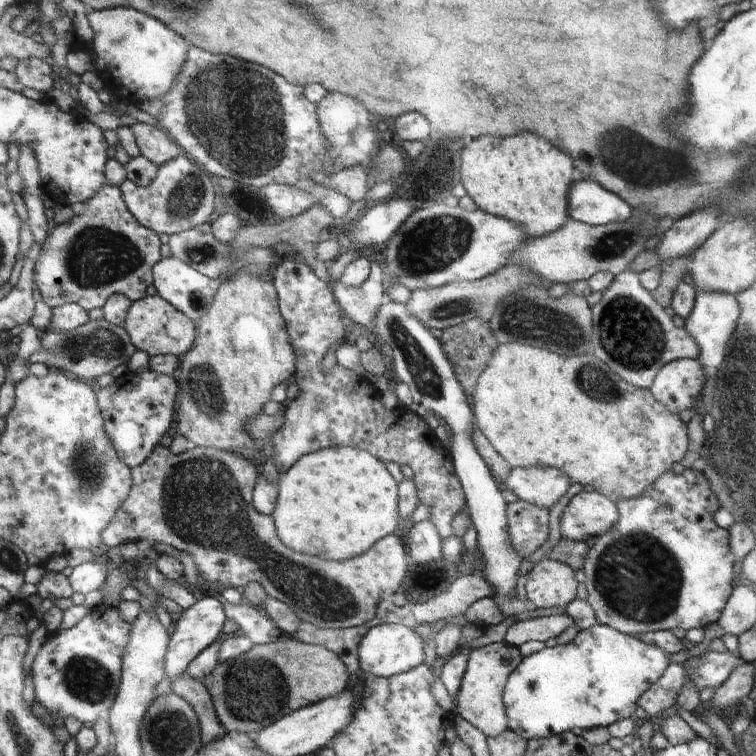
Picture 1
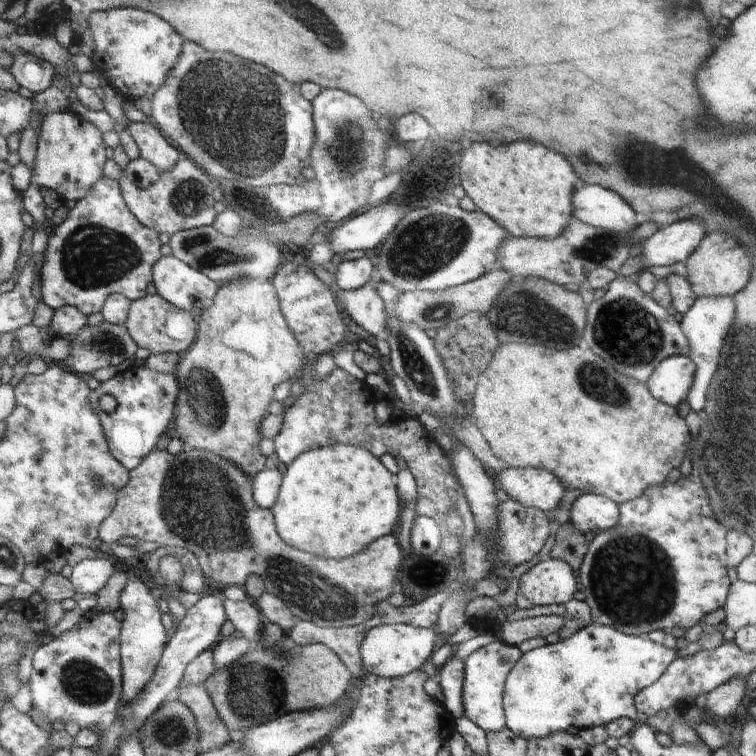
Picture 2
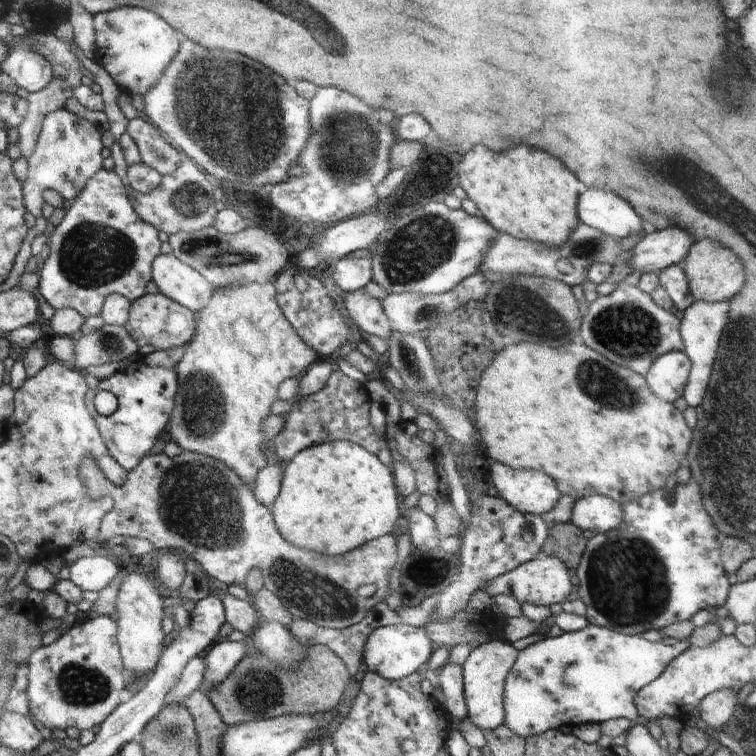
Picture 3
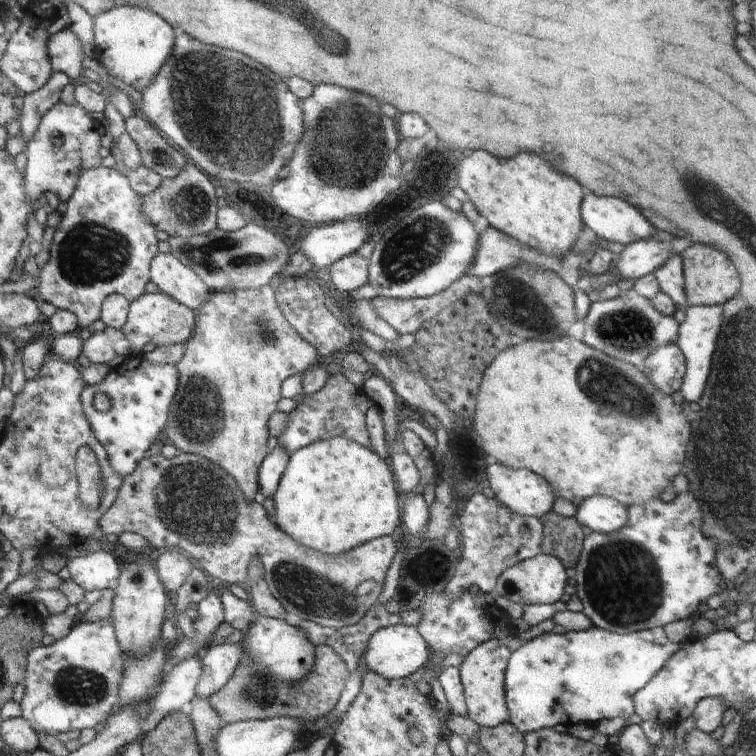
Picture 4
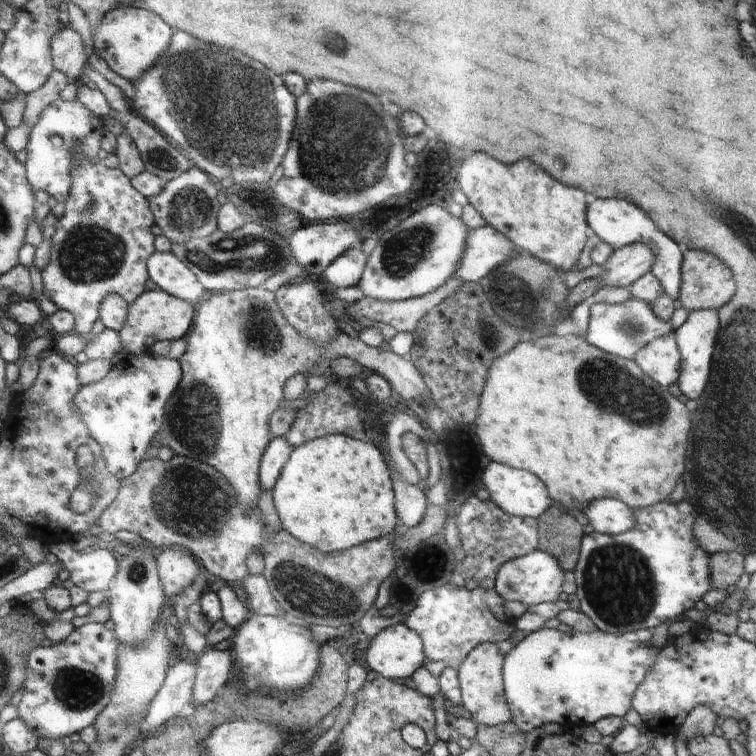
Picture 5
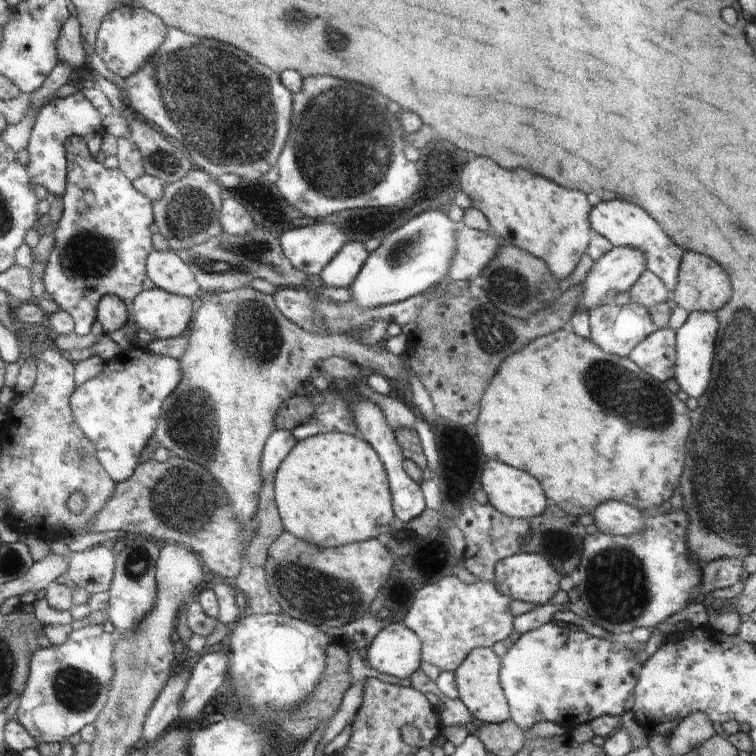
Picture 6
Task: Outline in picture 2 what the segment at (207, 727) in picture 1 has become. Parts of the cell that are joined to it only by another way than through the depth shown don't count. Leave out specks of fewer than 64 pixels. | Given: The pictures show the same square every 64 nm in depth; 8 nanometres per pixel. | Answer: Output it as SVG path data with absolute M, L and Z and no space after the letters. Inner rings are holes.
M196 684L184 688L182 685L179 689L180 700L186 703L195 711L197 722L201 732L201 742L203 752L210 752L214 748L222 748L233 740L235 735L232 734L228 725L224 722L212 695L205 684Z

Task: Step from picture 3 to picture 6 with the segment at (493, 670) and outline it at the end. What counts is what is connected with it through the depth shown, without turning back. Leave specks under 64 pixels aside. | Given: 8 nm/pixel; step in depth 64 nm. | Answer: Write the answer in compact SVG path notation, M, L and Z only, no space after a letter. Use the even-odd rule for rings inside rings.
M479 647L454 671L460 700L473 718L481 720L482 723L501 723L508 720L508 704L506 704L500 680L502 673L500 661L496 662L496 653L491 647Z

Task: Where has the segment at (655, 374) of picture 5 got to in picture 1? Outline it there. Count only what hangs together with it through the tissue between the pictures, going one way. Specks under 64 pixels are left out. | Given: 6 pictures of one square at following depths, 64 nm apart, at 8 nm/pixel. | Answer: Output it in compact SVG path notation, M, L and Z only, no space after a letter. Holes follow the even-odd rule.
M678 358L660 368L656 374L651 393L672 414L683 410L695 410L696 398L703 394L704 366L694 358Z

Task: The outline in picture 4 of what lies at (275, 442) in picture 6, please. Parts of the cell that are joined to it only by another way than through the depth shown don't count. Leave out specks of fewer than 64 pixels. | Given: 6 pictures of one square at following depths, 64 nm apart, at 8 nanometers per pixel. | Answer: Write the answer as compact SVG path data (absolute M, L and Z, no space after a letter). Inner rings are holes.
M280 443L269 451L269 455L259 469L259 492L258 499L272 498L282 474L289 461L287 448L282 448Z

